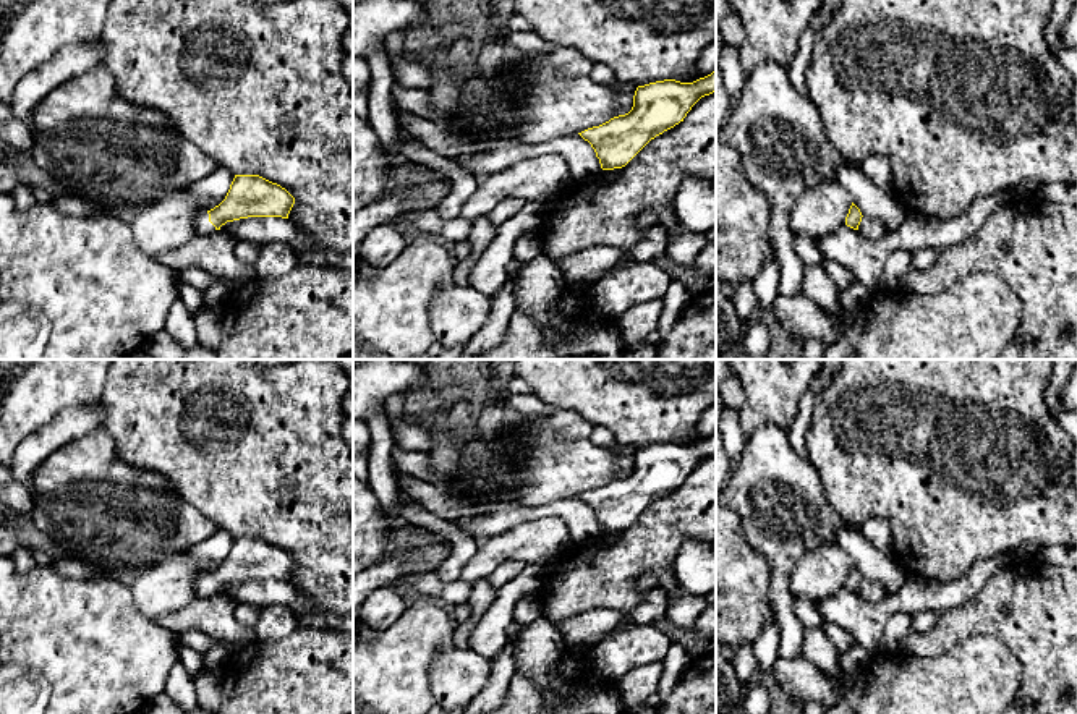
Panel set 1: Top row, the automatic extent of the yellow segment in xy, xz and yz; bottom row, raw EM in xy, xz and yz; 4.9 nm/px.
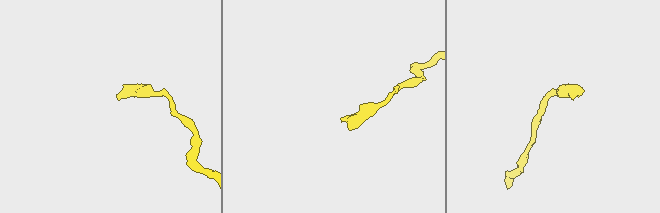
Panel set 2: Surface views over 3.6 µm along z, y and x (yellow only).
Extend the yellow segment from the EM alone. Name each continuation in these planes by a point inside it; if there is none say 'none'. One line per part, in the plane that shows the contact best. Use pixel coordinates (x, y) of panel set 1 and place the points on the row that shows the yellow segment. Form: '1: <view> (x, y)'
1: xy (201, 220)

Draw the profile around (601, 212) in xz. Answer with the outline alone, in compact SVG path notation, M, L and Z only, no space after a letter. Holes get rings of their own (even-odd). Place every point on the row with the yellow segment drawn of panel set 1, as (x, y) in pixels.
M716 91L701 97L679 125L651 139L614 178L559 191L538 233L543 254L557 262L591 246L611 246L622 253L619 267L635 264L630 249L649 232L636 223L636 215L656 206L672 207L687 178L716 183Z

